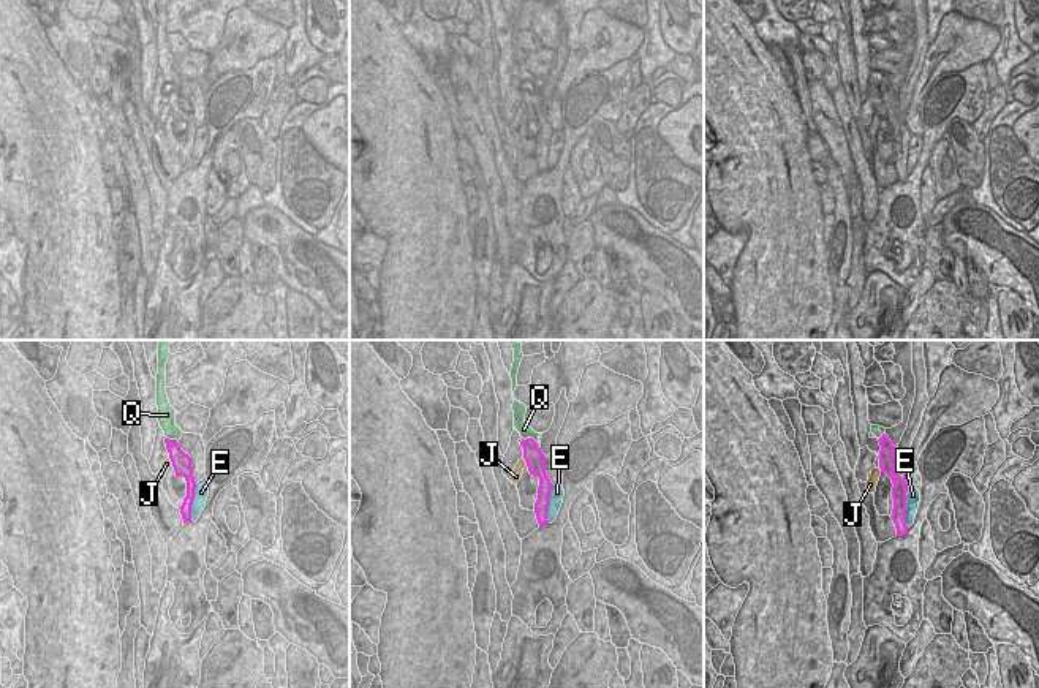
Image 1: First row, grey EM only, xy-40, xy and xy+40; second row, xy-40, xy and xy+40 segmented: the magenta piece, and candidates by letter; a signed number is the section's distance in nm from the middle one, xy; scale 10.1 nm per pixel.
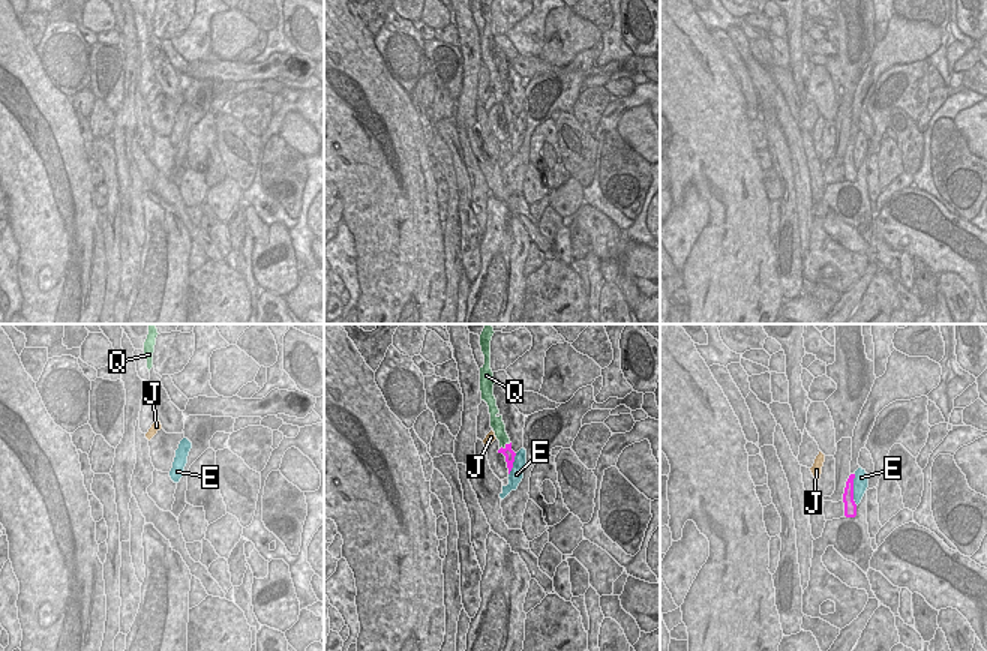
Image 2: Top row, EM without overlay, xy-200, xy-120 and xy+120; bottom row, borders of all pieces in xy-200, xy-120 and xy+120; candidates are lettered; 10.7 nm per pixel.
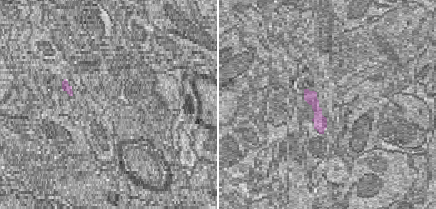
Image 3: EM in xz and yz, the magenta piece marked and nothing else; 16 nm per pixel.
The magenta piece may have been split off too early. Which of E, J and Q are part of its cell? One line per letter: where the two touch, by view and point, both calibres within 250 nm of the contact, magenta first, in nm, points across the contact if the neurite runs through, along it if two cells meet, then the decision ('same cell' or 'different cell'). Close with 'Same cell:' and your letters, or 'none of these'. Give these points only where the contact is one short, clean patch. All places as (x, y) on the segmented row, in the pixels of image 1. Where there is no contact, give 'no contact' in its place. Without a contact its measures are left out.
E: xy+40 (905, 508) | 160/160 nm | different cell
J: xy-40 (171, 461) | 190/90 nm | along xy-40 (168, 457), (173, 465) | different cell
Q: xy (530, 438) | 200/140 nm | across xy (533, 456), (530, 438), (521, 426) | same cell
Same cell: Q

